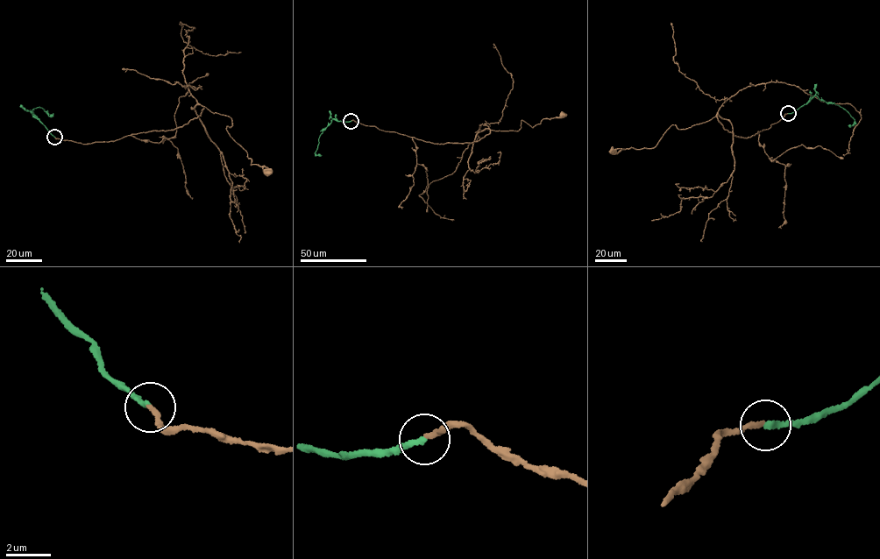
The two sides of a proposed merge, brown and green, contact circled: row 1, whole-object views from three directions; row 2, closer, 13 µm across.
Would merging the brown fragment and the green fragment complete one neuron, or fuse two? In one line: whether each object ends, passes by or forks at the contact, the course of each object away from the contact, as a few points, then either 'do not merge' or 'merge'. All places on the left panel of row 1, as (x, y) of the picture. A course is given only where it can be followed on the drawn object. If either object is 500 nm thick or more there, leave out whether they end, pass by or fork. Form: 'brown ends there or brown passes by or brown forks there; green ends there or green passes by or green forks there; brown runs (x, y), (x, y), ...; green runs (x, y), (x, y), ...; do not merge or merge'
brown ends there; green ends there; brown runs (54, 137), (86, 144), (173, 130), (202, 106), (230, 117), (230, 136), (250, 165), (268, 172); green runs (54, 137), (31, 112), (40, 107), (48, 116), (53, 113); merge

